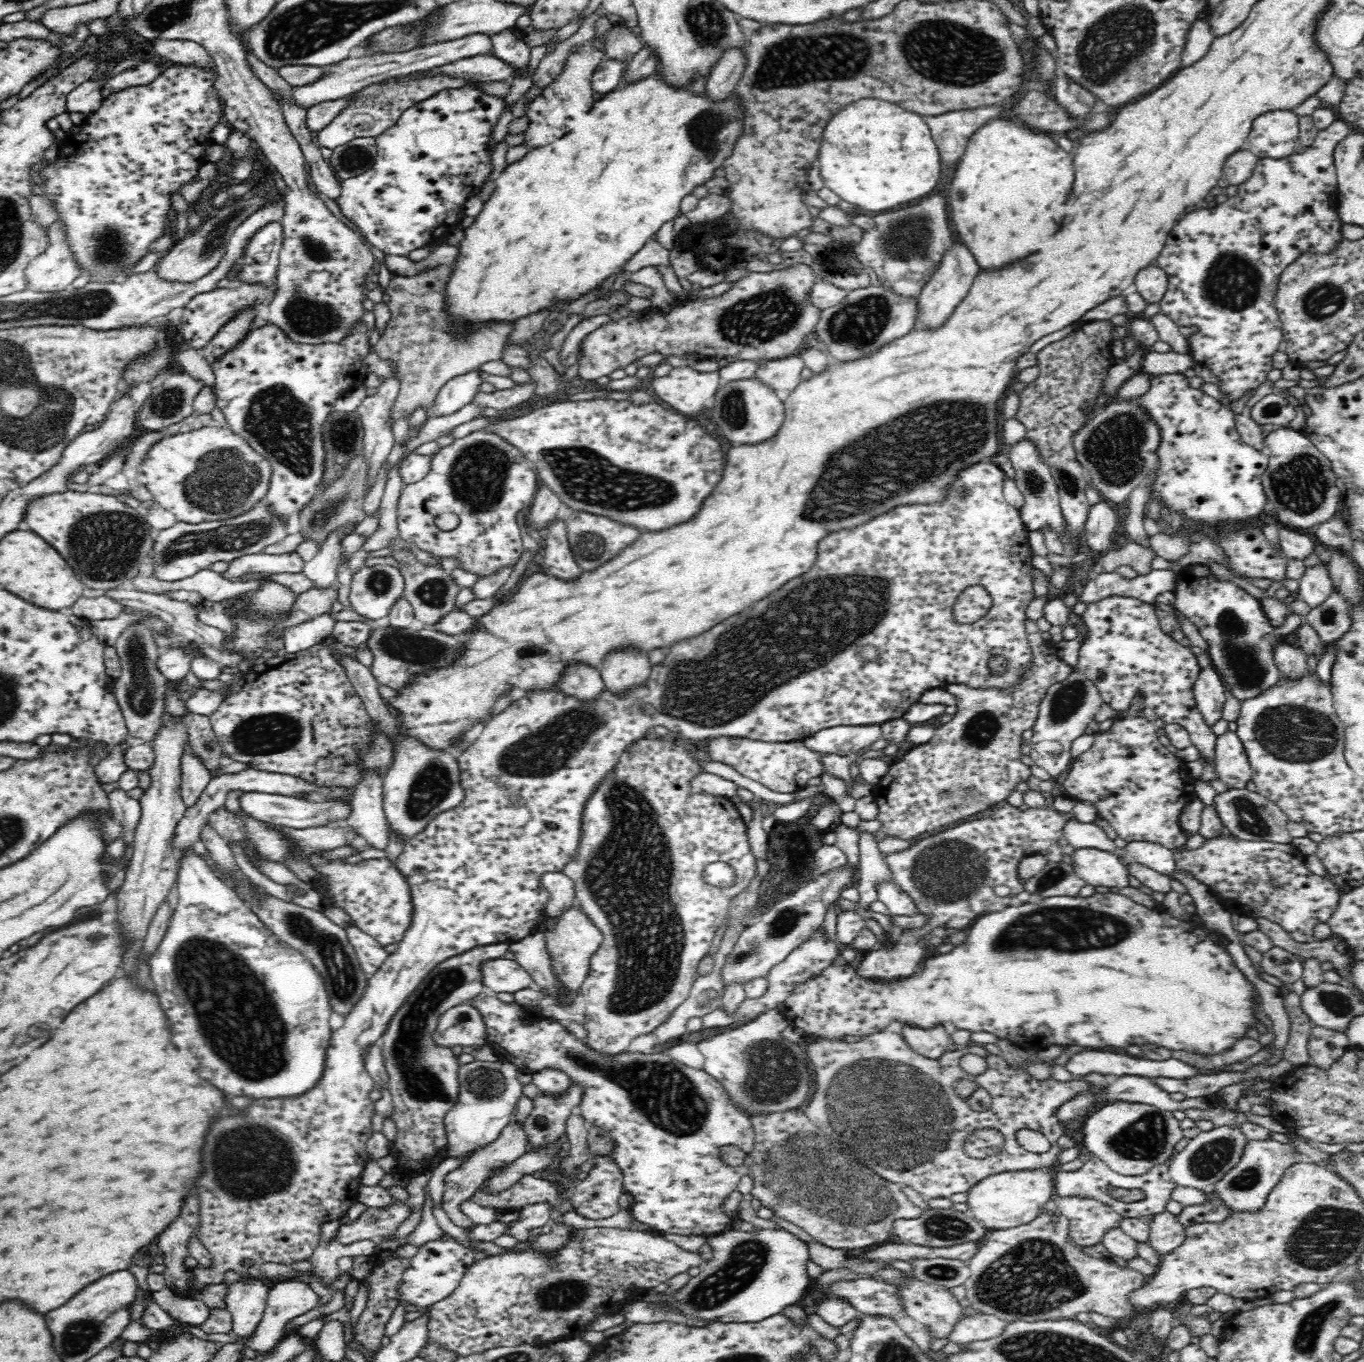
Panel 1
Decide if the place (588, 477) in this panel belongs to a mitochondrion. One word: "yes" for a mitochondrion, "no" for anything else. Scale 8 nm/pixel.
yes

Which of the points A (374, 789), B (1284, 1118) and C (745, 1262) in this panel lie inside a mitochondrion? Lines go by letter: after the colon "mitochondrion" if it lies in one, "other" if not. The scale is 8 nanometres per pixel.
A: other
B: other
C: mitochondrion

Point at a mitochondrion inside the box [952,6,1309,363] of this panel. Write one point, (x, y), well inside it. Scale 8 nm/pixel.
(1233, 281)

